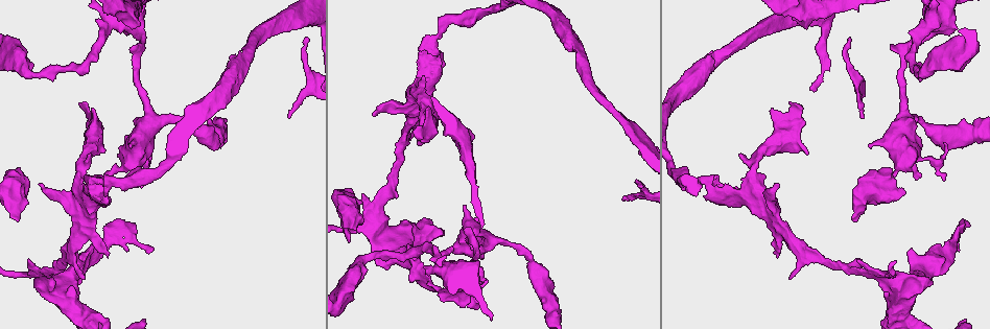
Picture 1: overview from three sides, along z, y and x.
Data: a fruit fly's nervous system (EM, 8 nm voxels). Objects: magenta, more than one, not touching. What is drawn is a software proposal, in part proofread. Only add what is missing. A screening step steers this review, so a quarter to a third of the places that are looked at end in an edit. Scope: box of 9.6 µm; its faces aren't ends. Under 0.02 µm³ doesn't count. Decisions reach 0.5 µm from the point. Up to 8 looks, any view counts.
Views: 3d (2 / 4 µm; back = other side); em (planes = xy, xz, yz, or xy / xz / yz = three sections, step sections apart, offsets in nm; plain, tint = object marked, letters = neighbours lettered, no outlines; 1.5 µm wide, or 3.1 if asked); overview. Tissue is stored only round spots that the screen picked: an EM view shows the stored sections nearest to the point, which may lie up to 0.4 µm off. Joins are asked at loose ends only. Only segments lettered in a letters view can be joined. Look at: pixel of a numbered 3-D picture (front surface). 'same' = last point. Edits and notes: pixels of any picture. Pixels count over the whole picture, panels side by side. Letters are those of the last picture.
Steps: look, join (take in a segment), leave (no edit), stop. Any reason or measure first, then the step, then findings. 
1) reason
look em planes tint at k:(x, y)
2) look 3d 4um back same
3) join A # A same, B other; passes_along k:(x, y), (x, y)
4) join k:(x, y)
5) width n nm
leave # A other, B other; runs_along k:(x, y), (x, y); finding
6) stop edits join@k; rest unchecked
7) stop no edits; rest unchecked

thick end
look 3d 4um back at 1:(892, 168)

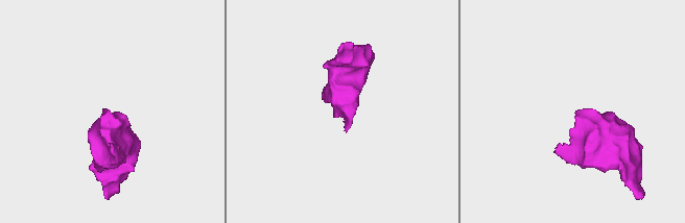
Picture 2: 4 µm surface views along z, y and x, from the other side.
look em planes tint at 2:(110, 110)

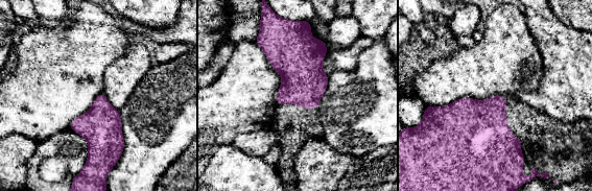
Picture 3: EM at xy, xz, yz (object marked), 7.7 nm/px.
what lies round it
look em planes letters same

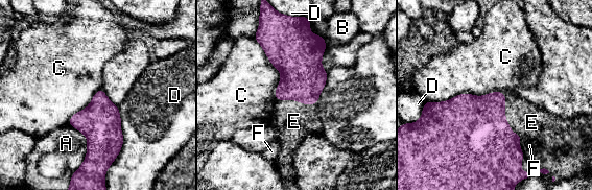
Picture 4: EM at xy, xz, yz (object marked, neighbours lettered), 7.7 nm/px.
width 220 nm
join E # A other, B other, C other, D other, E same, F other; it goes on there

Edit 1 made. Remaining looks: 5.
see it whole again
look overview

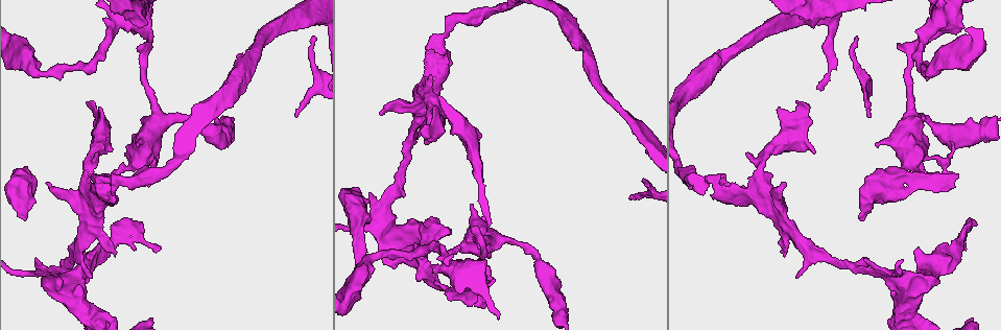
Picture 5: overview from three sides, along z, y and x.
an open end
look em xz step 4 letters at 5:(26, 219)

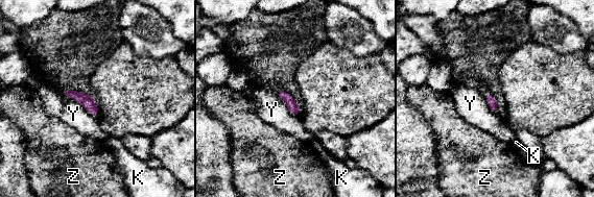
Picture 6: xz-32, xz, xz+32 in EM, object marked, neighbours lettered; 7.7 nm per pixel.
leave # K other, Y other, Z other; runs_along 6:(68, 93), (80, 97), (95, 113); none of them fits

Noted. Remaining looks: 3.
an open end
look 3d 2um back at 5:(955, 174)

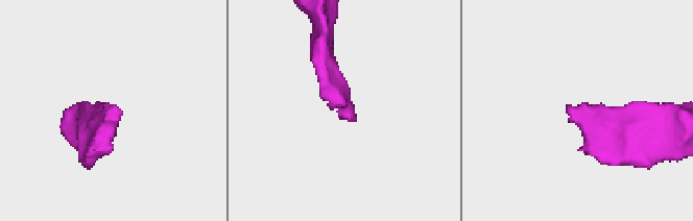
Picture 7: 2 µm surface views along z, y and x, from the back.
shape alone is not enough
look em planes letters at 7:(116, 106)

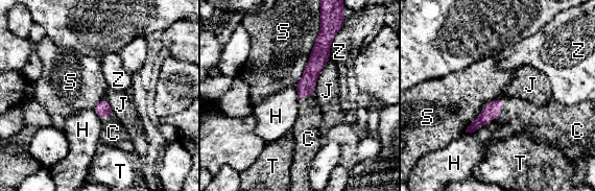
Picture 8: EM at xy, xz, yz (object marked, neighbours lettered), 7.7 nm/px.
width 120 nm
join C # C same, H other, J other, S other, T other, Z other; passes_along 8:(491, 110), (499, 112), (518, 116); it goes on there

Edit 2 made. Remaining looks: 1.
stop edits join@4, join@8; rest unchecked

